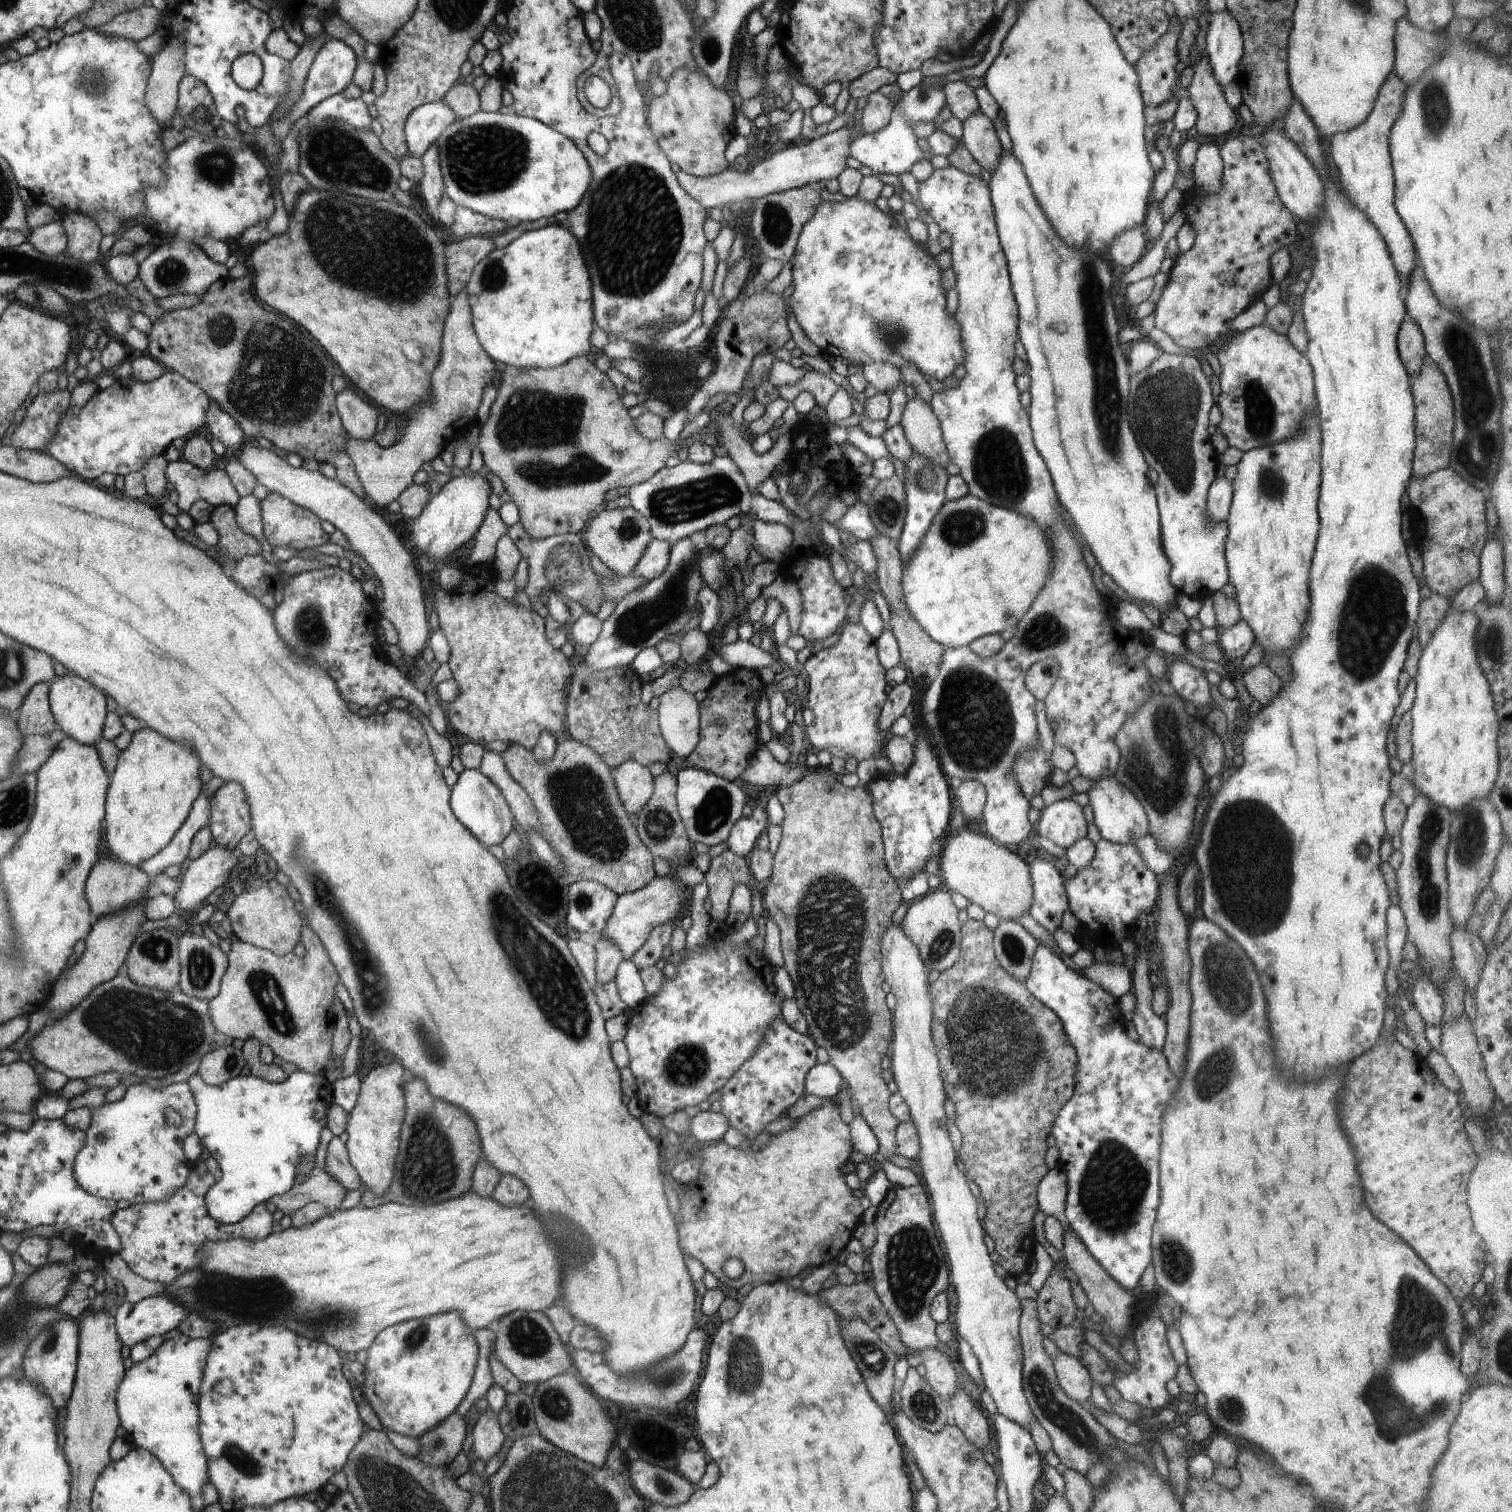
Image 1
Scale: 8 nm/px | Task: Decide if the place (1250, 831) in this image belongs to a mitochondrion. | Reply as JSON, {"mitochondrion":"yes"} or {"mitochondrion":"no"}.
{"mitochondrion":"yes"}

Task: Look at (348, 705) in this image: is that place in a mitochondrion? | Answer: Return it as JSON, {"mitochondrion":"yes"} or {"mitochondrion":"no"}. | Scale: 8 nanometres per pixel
{"mitochondrion":"no"}

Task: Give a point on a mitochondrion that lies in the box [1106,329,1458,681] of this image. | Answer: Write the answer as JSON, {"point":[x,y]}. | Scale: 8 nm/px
{"point":[1175,459]}

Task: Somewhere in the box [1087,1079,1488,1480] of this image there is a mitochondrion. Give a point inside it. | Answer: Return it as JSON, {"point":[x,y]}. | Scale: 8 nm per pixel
{"point":[1421,1323]}

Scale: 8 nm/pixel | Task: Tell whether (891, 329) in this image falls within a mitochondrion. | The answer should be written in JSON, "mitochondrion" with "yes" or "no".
{"mitochondrion":"yes"}

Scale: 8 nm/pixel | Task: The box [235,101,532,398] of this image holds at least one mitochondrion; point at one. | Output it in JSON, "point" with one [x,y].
{"point":[410,282]}

